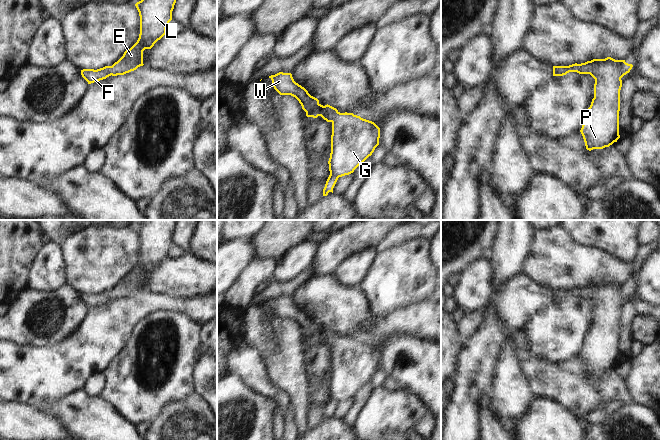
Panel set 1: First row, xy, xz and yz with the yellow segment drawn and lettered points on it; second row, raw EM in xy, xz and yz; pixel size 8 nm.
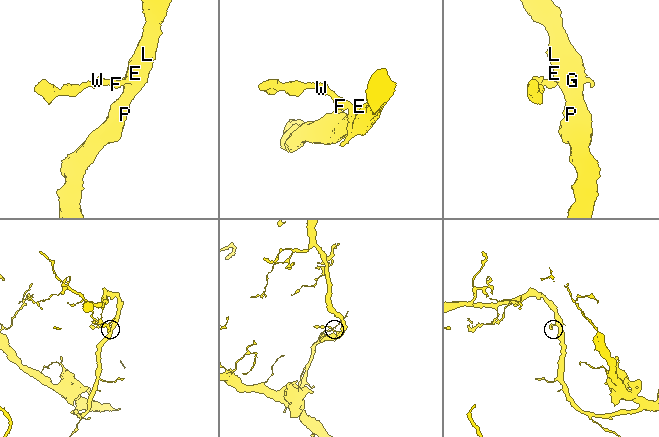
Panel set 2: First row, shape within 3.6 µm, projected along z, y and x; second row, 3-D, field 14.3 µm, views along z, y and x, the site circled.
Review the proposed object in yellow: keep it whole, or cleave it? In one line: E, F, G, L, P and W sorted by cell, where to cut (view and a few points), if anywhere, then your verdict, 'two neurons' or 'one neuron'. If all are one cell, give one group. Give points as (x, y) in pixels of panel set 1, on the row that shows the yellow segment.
E F G L P W | no cut | one neuron

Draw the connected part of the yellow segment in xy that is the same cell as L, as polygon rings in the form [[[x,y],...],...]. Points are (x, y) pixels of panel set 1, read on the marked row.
[[[141,0],[135,4],[140,16],[140,34],[137,42],[112,66],[83,69],[82,77],[88,84],[109,76],[124,75],[143,66],[143,51],[151,49],[167,32],[176,0]]]

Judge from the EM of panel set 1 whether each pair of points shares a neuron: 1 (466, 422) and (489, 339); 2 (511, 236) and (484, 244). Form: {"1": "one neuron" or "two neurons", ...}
{"1": "one neuron", "2": "two neurons"}

